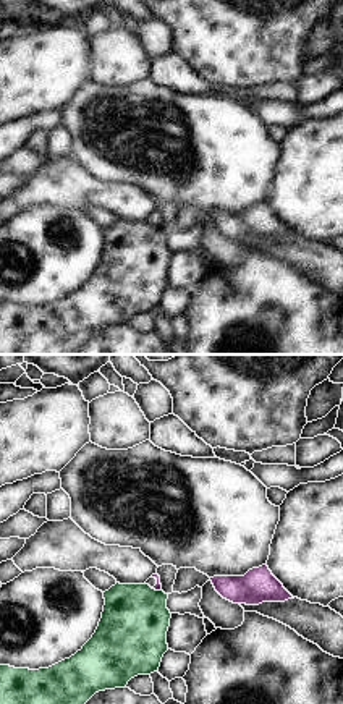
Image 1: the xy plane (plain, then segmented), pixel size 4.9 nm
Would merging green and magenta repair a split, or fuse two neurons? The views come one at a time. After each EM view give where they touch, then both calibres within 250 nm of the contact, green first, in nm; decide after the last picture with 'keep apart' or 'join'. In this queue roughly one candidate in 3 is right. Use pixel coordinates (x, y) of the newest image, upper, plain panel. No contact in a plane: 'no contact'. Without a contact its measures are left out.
meets green at (154, 227); 340 nm thick on the green side, 40 nm on the other

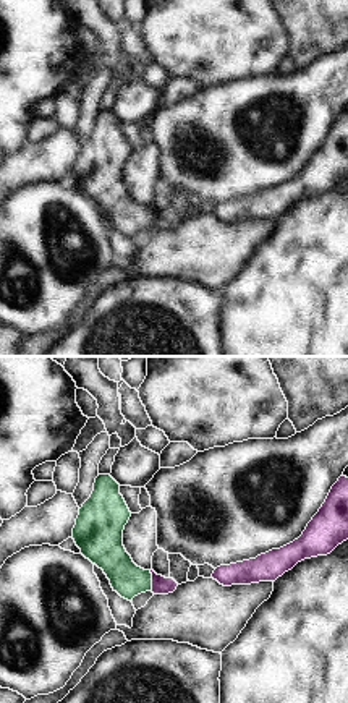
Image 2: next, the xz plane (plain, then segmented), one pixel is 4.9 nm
meets green at (151, 217); 170 nm thick on the green side, 90 nm on the other

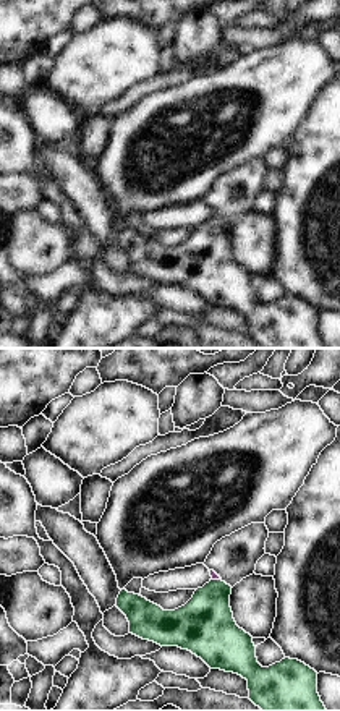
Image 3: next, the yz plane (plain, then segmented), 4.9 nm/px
meets green at (216, 217); 300 nm thick on the green side, 40 nm on the other

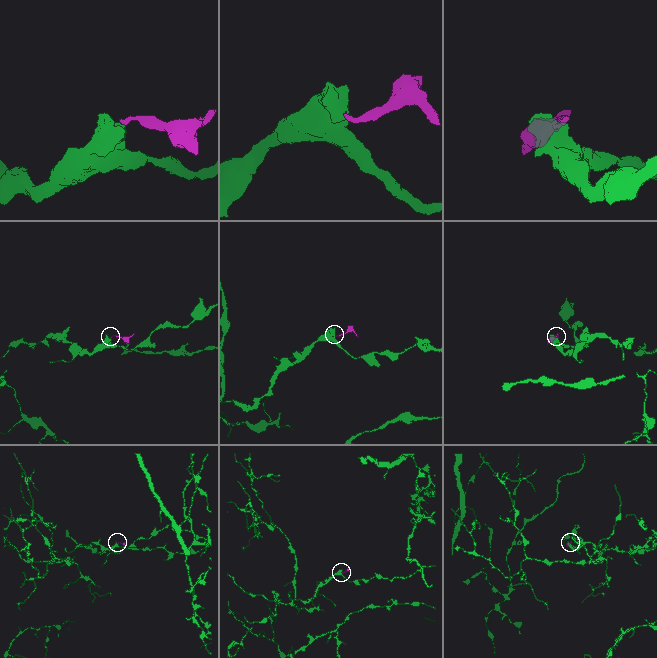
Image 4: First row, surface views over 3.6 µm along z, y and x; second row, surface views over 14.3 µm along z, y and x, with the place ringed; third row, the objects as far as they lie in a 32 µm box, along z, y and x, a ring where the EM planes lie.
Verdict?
keep apart

